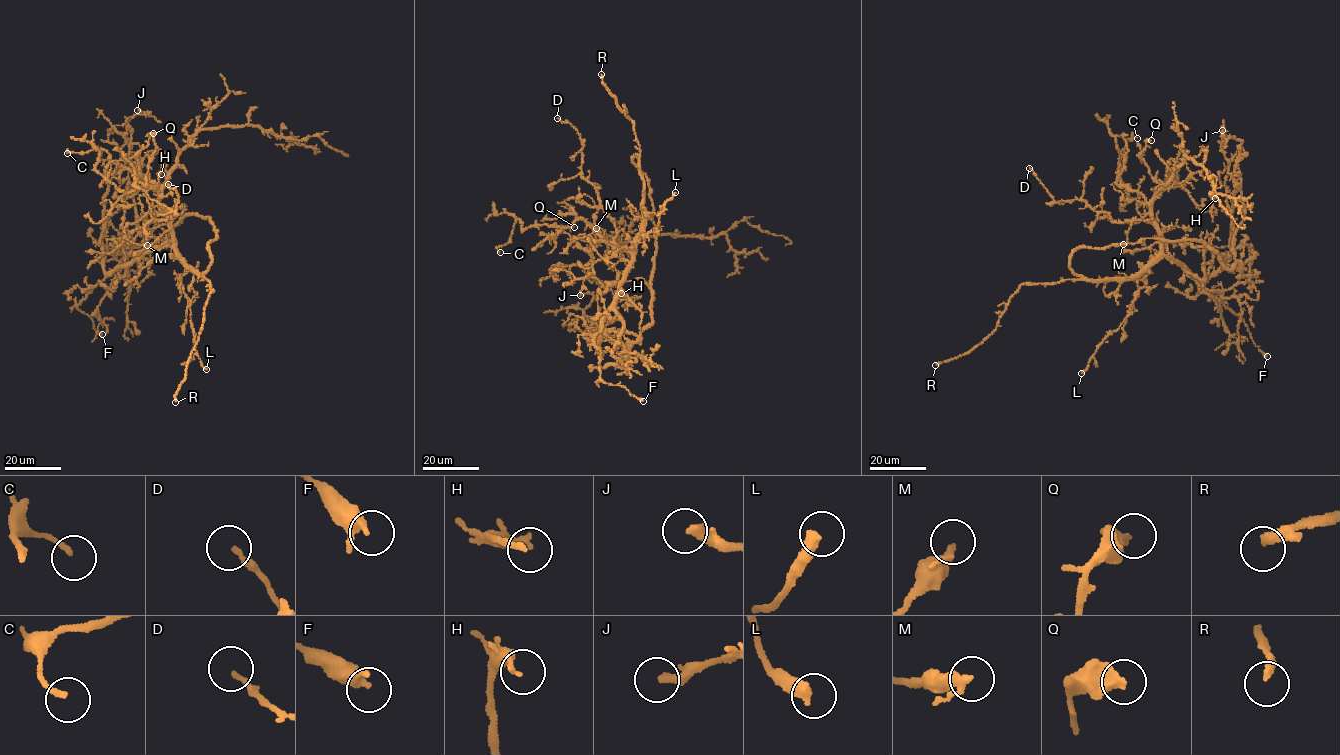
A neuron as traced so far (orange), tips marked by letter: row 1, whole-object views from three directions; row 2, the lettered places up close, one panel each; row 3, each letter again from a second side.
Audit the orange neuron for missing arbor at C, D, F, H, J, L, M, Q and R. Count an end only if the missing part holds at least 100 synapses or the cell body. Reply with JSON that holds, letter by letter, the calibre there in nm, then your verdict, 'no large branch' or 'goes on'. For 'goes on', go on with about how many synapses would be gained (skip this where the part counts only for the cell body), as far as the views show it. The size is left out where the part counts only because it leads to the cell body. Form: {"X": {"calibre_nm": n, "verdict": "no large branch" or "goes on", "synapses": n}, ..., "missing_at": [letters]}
{"C": {"calibre_nm": 160, "verdict": "no large branch"}, "D": {"calibre_nm": 200, "verdict": "no large branch"}, "F": {"calibre_nm": 440, "verdict": "no large branch"}, "H": {"calibre_nm": 170, "verdict": "no large branch"}, "J": {"calibre_nm": 320, "verdict": "no large branch"}, "L": {"calibre_nm": 440, "verdict": "no large branch"}, "M": {"calibre_nm": 360, "verdict": "no large branch"}, "Q": {"calibre_nm": 360, "verdict": "no large branch"}, "R": {"calibre_nm": 280, "verdict": "goes on"}, "missing_at": ["R"]}

